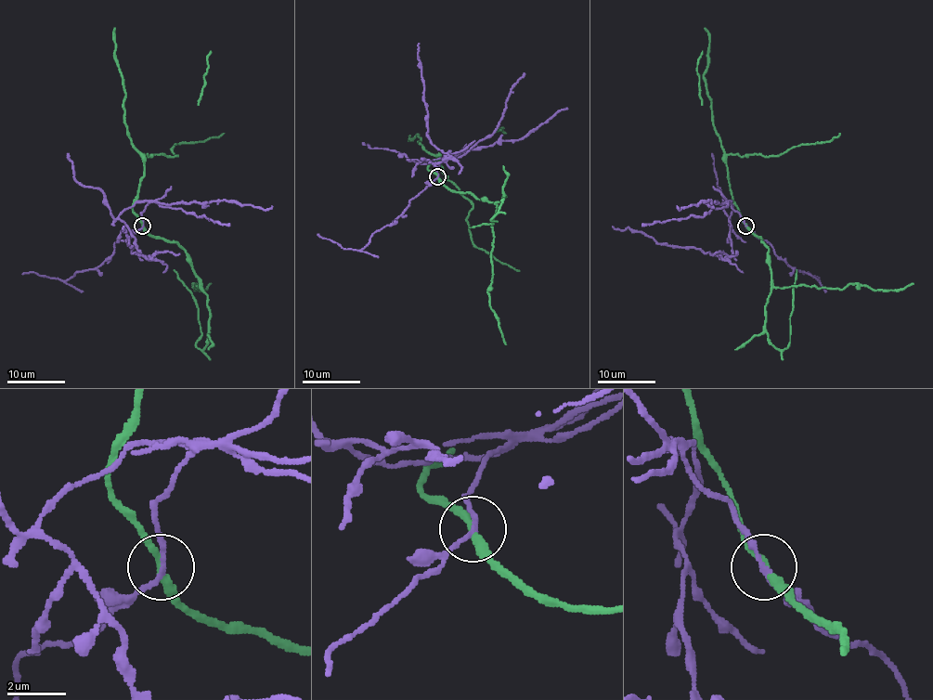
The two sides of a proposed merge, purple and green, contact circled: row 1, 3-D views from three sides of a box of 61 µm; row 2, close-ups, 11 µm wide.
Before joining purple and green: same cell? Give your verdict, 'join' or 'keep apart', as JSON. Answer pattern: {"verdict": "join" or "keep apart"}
{"verdict": "keep apart"}

